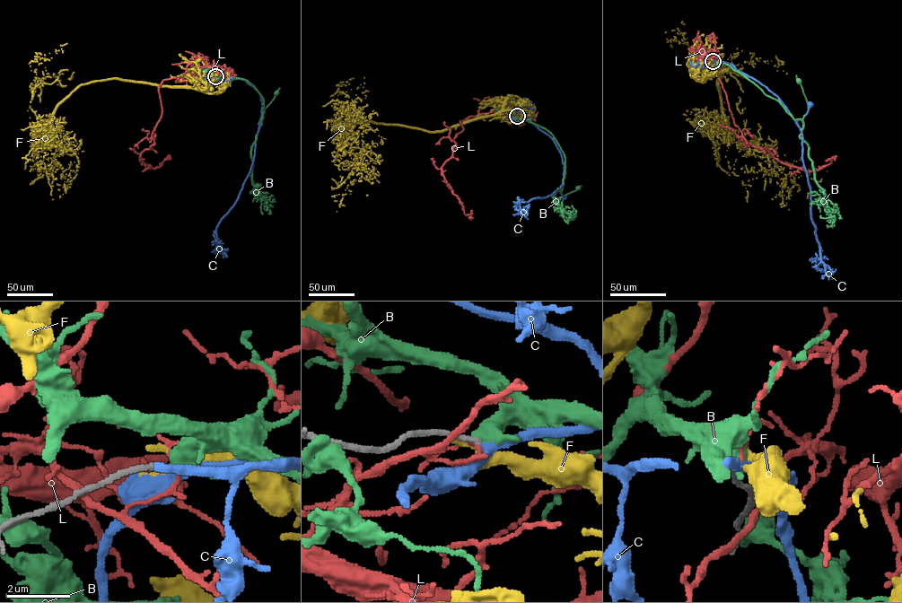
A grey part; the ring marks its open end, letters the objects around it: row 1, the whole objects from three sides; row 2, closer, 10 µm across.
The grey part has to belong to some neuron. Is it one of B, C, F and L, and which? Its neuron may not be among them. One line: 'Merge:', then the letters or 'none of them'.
Merge: C

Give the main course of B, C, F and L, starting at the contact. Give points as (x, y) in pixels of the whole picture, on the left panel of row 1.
B: (215, 76), (246, 79), (257, 90), (263, 101), (259, 125), (263, 111), (276, 92)
C: (215, 76), (243, 79), (259, 92), (262, 102), (259, 127), (263, 112)
F: (215, 76), (227, 83), (213, 93), (119, 79), (80, 84), (52, 115), (56, 170), (31, 168), (43, 163)
L: (215, 76), (172, 77), (159, 86), (161, 117), (152, 134), (154, 143), (140, 159), (153, 169), (170, 159)

